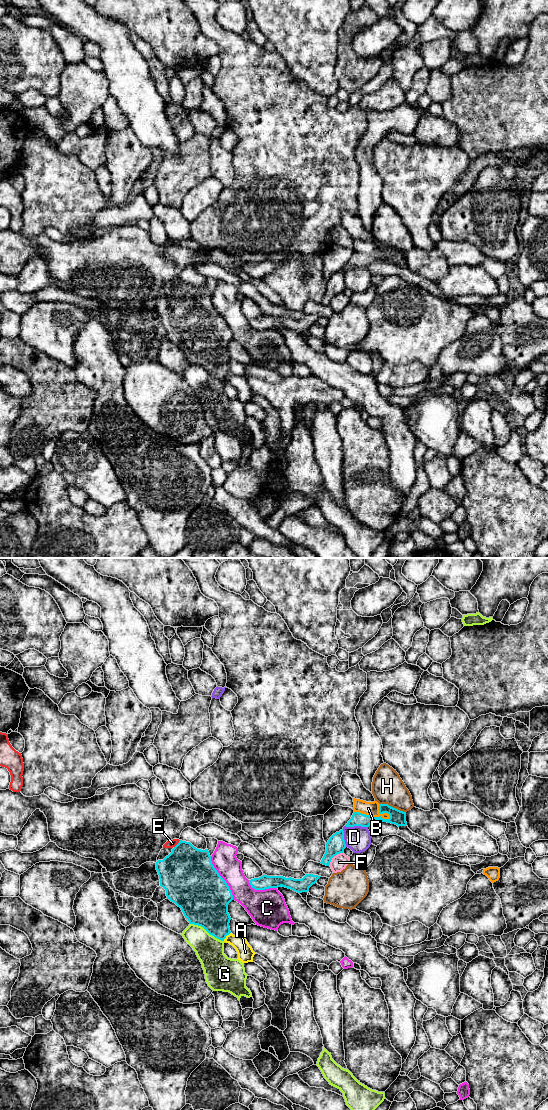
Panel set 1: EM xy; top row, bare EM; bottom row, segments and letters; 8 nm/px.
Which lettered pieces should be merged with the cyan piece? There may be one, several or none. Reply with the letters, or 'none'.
E

